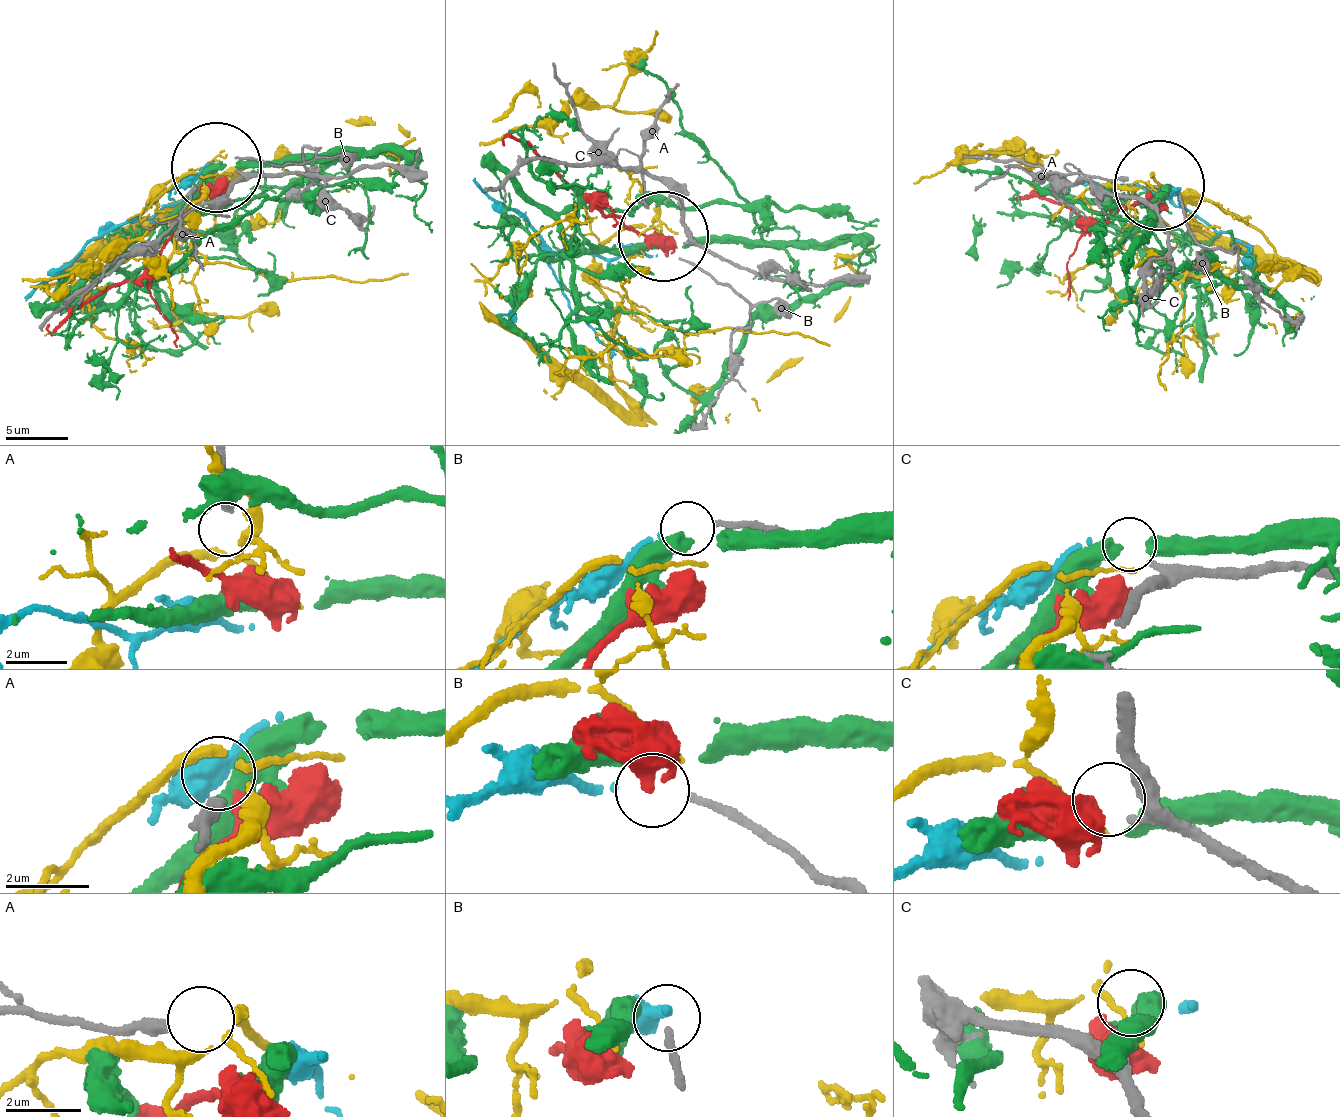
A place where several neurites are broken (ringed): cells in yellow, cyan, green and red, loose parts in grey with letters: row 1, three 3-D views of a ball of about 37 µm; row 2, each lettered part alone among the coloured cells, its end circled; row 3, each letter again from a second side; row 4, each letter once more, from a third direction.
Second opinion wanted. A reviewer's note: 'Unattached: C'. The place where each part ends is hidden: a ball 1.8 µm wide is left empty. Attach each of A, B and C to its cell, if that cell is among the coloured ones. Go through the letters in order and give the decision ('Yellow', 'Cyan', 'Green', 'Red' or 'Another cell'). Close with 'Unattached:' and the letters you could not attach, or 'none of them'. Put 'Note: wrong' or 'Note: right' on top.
Note: right
A: Yellow
B: Cyan
C: Another cell
Unattached: C

